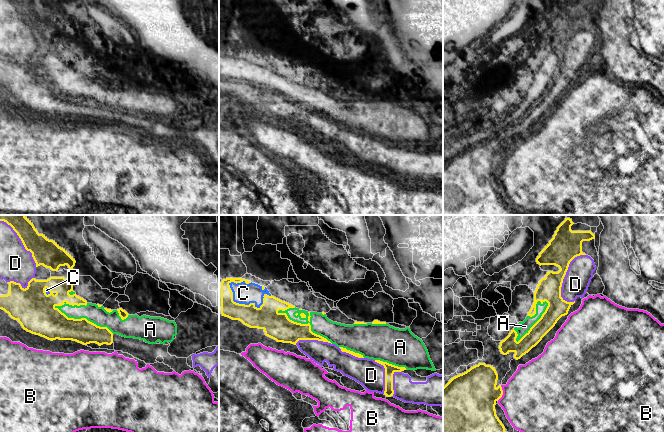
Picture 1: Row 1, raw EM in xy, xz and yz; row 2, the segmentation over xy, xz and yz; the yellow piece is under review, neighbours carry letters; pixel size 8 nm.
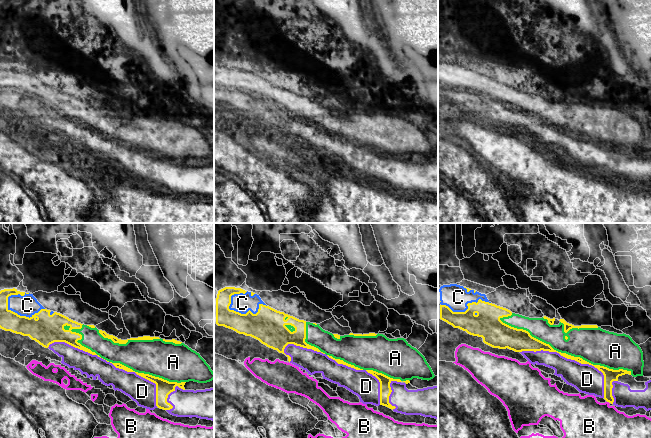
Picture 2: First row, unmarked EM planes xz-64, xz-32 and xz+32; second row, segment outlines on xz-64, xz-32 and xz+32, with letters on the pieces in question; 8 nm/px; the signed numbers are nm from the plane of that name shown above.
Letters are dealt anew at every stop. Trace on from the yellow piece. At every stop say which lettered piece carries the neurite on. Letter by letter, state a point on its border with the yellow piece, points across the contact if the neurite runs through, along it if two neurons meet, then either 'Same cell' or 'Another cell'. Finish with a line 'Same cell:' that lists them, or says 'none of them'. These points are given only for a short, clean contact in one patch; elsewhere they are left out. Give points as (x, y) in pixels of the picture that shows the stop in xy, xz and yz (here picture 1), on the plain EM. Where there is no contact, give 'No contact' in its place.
A: Touches yellow at xz (306, 100). Another cell
B: Touches yellow at yz (502, 169). Another cell
C: Touches yellow at xz (247, 81). Another cell
D: Touches yellow at yz (565, 50). Same cell
Same cell: D

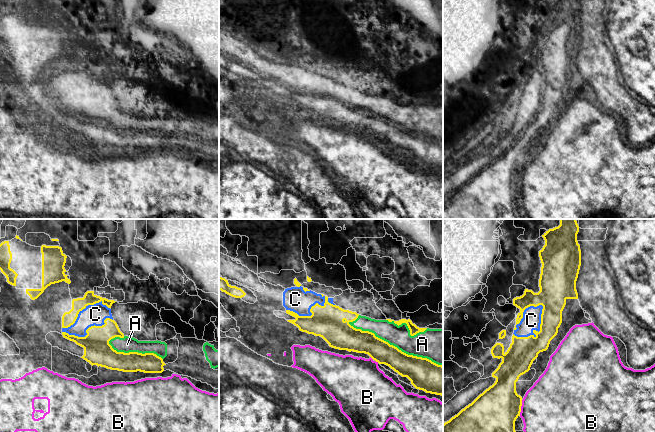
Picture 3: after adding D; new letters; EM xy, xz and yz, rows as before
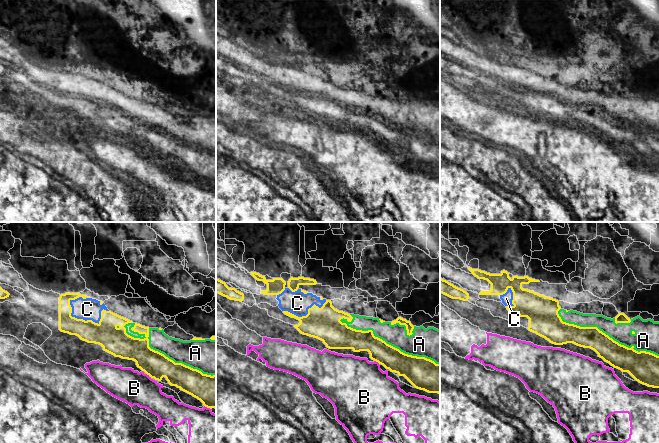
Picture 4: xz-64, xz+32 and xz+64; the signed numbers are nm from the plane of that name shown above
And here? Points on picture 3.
A: Touches yellow at xz (394, 122). Another cell
B: Touches yellow at yz (520, 184). Another cell
C: Touches yellow at yz (540, 106). Another cell
Same cell: none of them

